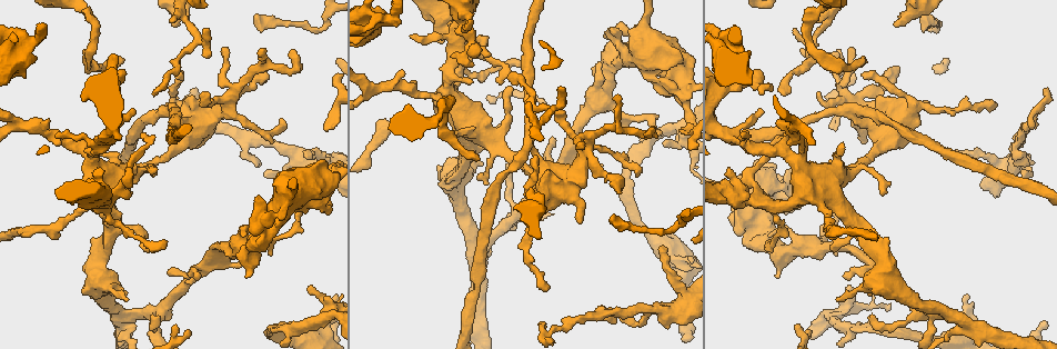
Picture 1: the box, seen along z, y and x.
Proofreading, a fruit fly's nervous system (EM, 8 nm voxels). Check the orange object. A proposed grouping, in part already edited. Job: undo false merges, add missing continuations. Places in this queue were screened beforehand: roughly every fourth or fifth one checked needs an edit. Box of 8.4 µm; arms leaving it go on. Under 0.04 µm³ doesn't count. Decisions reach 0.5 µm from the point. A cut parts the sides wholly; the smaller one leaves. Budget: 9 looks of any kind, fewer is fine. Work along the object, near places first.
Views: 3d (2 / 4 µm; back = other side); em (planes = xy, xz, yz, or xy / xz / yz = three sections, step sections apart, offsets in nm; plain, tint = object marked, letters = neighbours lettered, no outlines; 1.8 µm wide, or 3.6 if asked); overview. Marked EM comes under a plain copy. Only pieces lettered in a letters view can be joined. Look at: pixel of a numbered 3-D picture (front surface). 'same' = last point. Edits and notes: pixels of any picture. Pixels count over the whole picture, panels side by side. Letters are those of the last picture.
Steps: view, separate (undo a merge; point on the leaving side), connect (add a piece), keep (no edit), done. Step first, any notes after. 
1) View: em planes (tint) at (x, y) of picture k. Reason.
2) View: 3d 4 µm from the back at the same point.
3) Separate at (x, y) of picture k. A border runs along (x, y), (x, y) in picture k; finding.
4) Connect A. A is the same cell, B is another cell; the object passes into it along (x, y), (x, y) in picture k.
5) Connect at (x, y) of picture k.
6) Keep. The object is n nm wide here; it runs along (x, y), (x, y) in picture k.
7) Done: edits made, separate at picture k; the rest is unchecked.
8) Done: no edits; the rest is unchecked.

View: 3d 2 µm at (942, 313) of picture 1. Sharp bend.

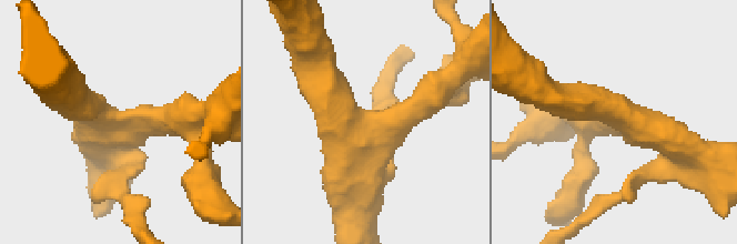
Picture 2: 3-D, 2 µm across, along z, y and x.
View: em xz step 4 (letters) at (137, 121) of picture 2. Shape alone is not enough.

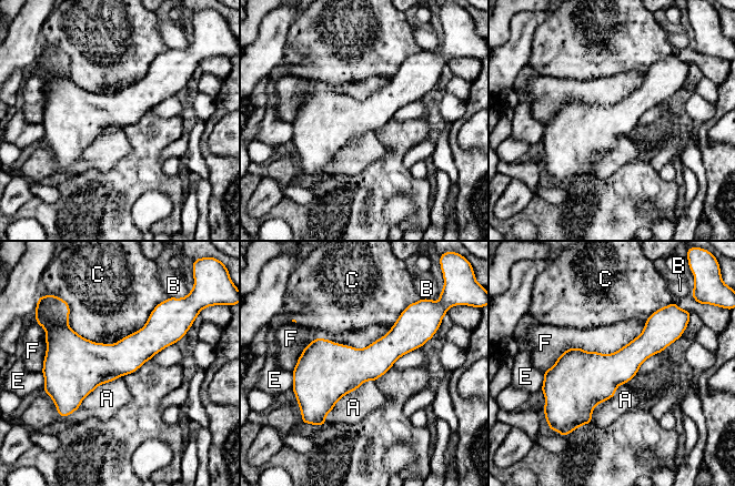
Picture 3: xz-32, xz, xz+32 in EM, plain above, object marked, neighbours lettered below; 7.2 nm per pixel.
Keep. A, B, C, E and F are other cells; a border runs along (68, 304), (68, 324), (101, 343) in picture 3; one neuron here.

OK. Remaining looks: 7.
View: 3d 4 µm at (1032, 128) of picture 1. Free end.

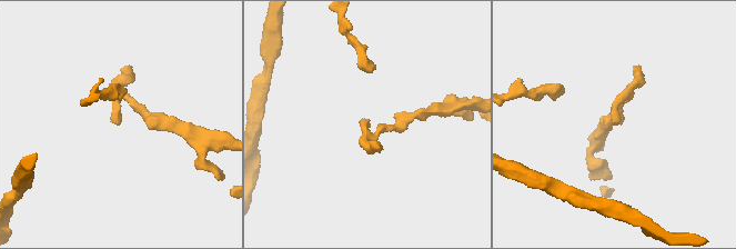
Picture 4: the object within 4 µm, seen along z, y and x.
View: em xz step 4 (tint) at (613, 123) of picture 4.

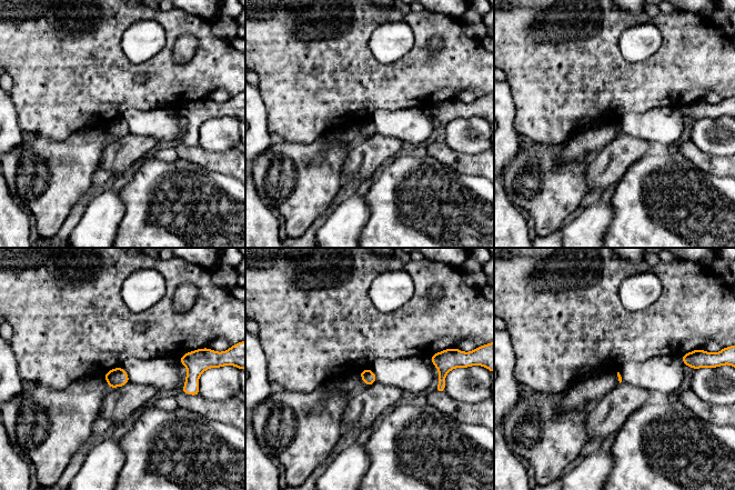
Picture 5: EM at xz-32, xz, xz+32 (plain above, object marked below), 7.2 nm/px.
View: em planes (letters) at the same point. Cut it another way.

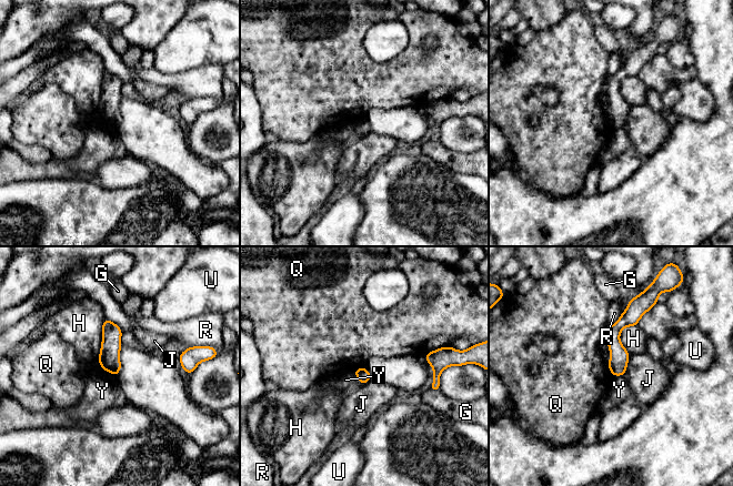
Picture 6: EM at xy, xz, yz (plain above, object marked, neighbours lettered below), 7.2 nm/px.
Keep. The object is 100 nm wide here; the longest contact is with H, 320 nm; G, H, J, Q, R, U and Y are other cells; none of them fits.

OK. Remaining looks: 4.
View: em planes (letters) at (264, 175) of picture 1. Branch stops here.

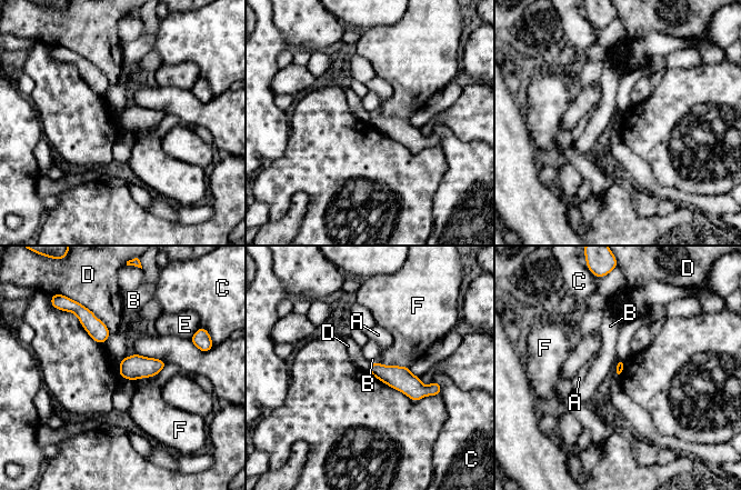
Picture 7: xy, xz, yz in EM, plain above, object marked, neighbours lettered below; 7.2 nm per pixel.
Keep. A, B, C, D, E and F are other cells; a border runs along (81, 303), (107, 327), (109, 336) in picture 7; no lettered piece goes on from it.

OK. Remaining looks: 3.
View: 3d 4 µm at (531, 145) of picture 1. Branch point.

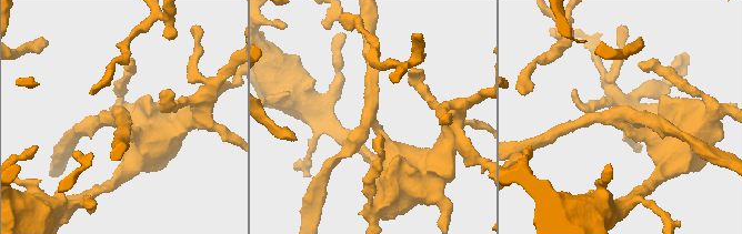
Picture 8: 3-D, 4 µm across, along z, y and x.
View: em planes (letters) at (370, 120) of picture 8. Need the tissue.

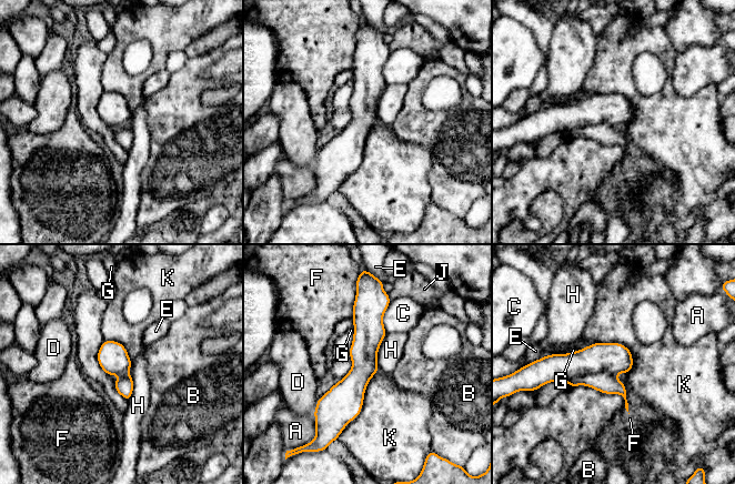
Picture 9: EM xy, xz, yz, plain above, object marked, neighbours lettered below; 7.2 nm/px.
Separate at (613, 358) of picture 9. A, B, C, D, E, F, G, H, J and K are other cells; a border runs along (615, 374), (586, 373), (567, 382) in picture 9; a second neuron is stuck on.

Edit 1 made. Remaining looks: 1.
Done: edits made, separate at picture 9; the rest is unchecked.

